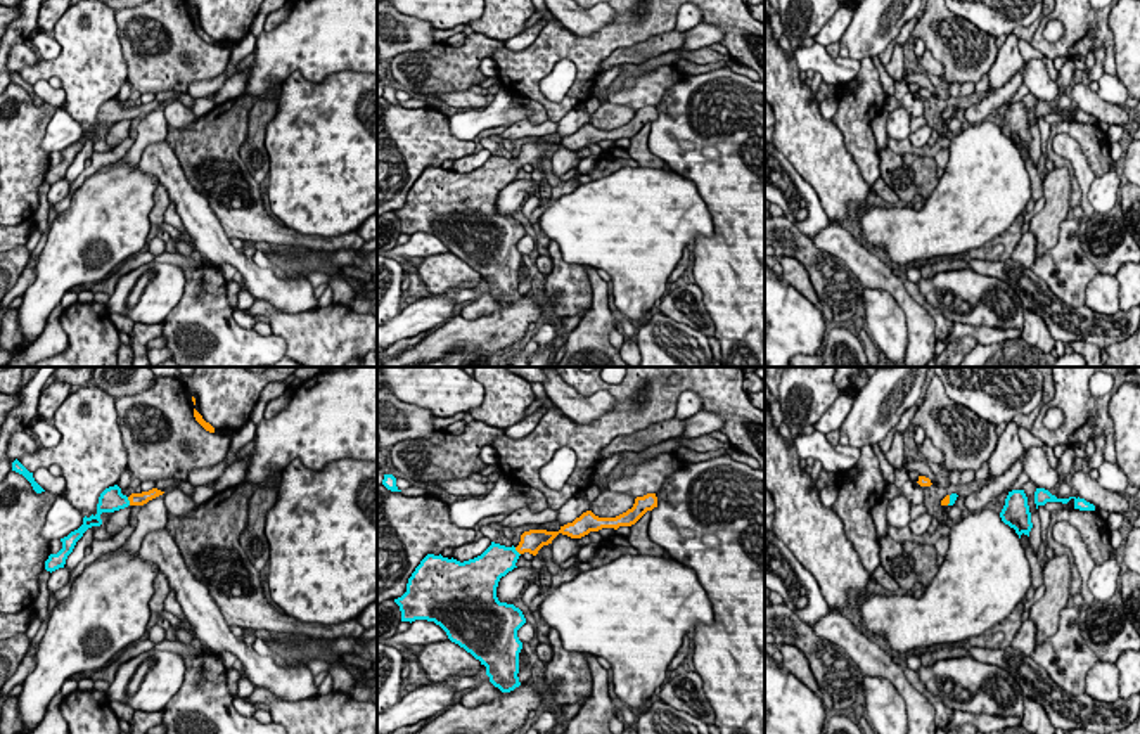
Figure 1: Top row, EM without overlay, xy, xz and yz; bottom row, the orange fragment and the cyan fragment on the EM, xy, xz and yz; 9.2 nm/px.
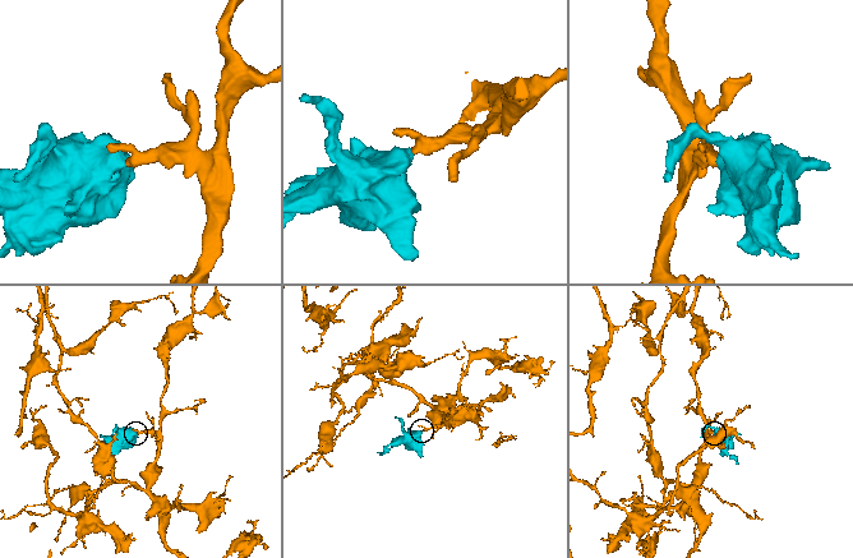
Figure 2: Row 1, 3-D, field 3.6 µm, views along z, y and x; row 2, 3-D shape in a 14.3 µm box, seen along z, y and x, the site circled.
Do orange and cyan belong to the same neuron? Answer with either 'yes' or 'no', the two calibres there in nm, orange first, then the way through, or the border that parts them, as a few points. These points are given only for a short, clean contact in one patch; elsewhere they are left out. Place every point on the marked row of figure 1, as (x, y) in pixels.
yes; 130 nm thick on the orange side, 220 nm on the other; runs through xy (135, 499), (128, 499), (111, 499)

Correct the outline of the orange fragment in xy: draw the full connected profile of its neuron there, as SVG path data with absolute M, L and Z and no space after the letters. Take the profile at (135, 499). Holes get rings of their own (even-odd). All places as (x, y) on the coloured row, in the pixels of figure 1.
M118 485L106 488L99 497L97 514L92 514L90 518L85 516L83 525L78 530L61 538L62 549L57 554L48 556L48 559L45 561L45 570L52 573L59 568L64 568L67 556L73 552L76 542L83 537L83 533L92 526L102 525L102 512L114 512L128 505L144 505L163 493L164 492L152 488L149 492L131 493L130 497L126 497L121 493L121 488Z

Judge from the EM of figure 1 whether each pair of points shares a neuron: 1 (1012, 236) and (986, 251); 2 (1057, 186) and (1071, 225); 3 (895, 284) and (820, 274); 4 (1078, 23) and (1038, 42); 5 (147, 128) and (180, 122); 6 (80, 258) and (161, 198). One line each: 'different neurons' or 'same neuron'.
1: same neuron
2: different neurons
3: different neurons
4: same neuron
5: different neurons
6: different neurons

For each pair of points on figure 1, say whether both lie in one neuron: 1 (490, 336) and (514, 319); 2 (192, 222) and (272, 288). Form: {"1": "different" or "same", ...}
{"1": "same", "2": "same"}

